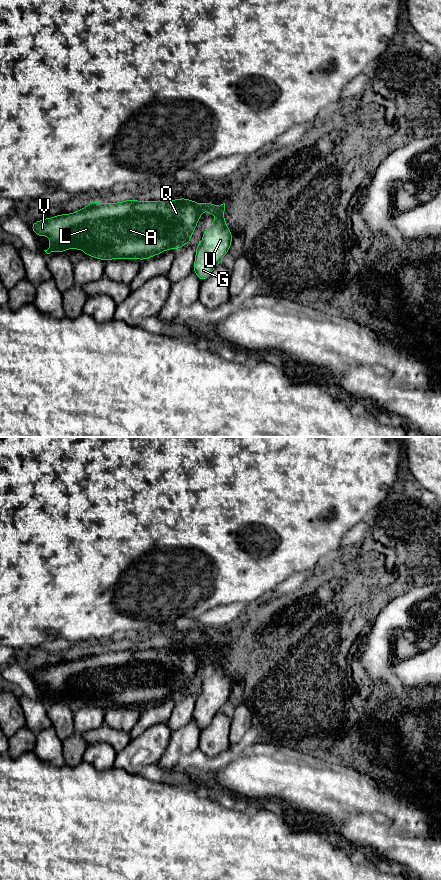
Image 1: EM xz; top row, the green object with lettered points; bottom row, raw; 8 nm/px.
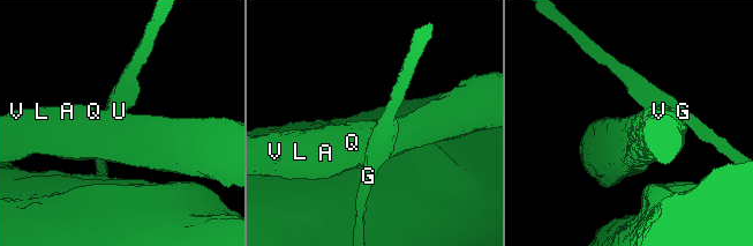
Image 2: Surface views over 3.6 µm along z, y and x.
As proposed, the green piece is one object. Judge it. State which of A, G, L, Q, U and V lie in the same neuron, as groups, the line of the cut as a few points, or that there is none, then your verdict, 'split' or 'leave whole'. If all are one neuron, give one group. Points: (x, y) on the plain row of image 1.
A L Q V / G U | xz (222, 661), (218, 663) | split

